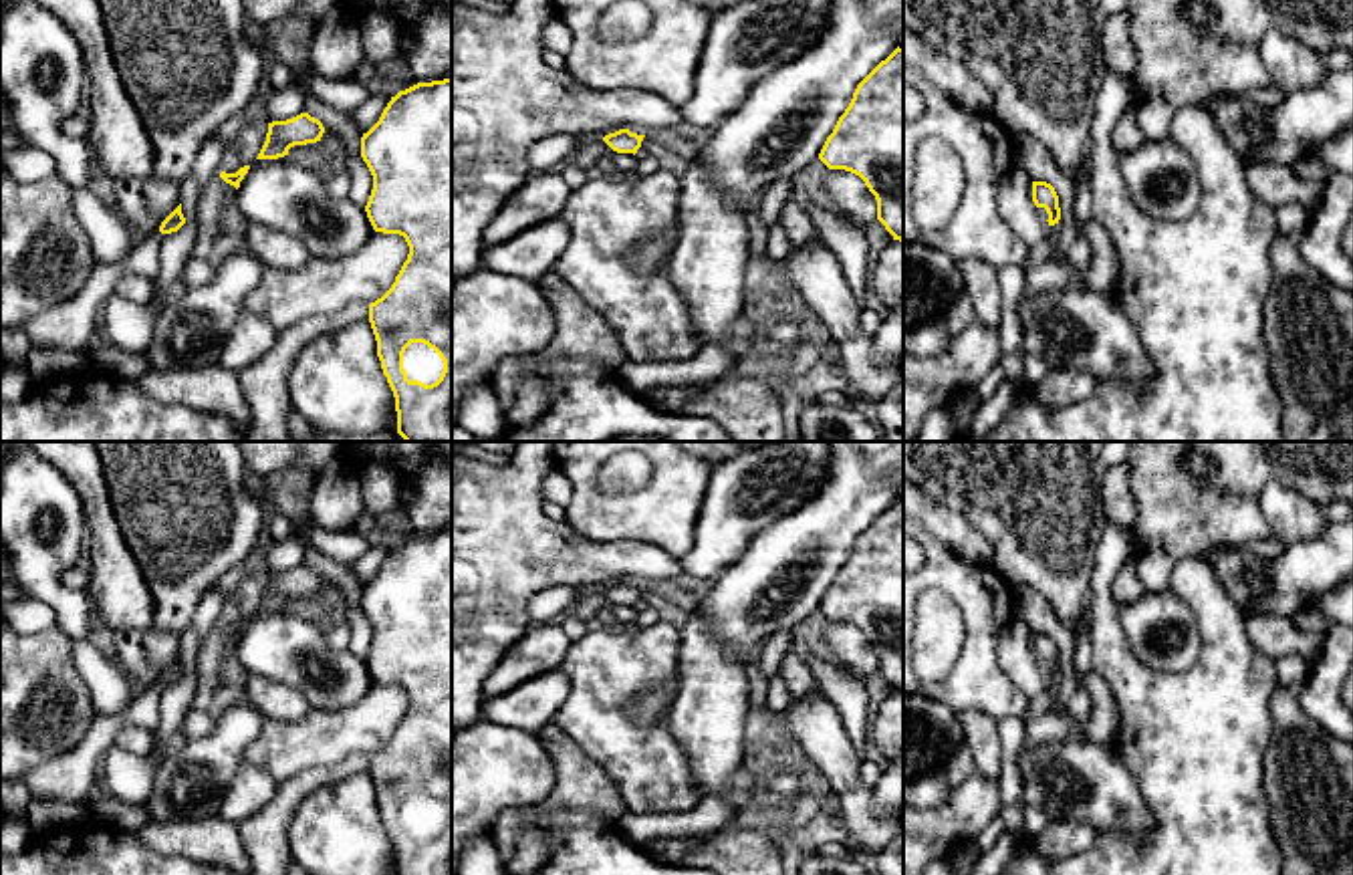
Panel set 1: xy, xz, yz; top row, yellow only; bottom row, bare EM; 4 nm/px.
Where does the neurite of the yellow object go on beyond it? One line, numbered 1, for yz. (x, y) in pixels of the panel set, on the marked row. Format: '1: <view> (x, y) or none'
1: none

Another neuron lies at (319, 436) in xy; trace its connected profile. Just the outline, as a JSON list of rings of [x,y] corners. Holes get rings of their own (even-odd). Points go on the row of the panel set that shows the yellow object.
[[[313,433],[313,442],[405,442],[399,433]]]

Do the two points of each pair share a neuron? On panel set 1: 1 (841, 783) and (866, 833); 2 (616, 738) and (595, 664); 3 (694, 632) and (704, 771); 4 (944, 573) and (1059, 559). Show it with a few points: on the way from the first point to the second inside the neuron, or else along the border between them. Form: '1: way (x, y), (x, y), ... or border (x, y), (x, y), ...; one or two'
1: way (853, 795), (862, 821); one
2: way (599, 720), (599, 682); one
3: way (704, 666), (704, 736); one
4: border (993, 565), (1011, 585); two

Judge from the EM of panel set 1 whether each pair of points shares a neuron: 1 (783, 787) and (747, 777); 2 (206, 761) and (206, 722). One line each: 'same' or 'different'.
1: different
2: different

